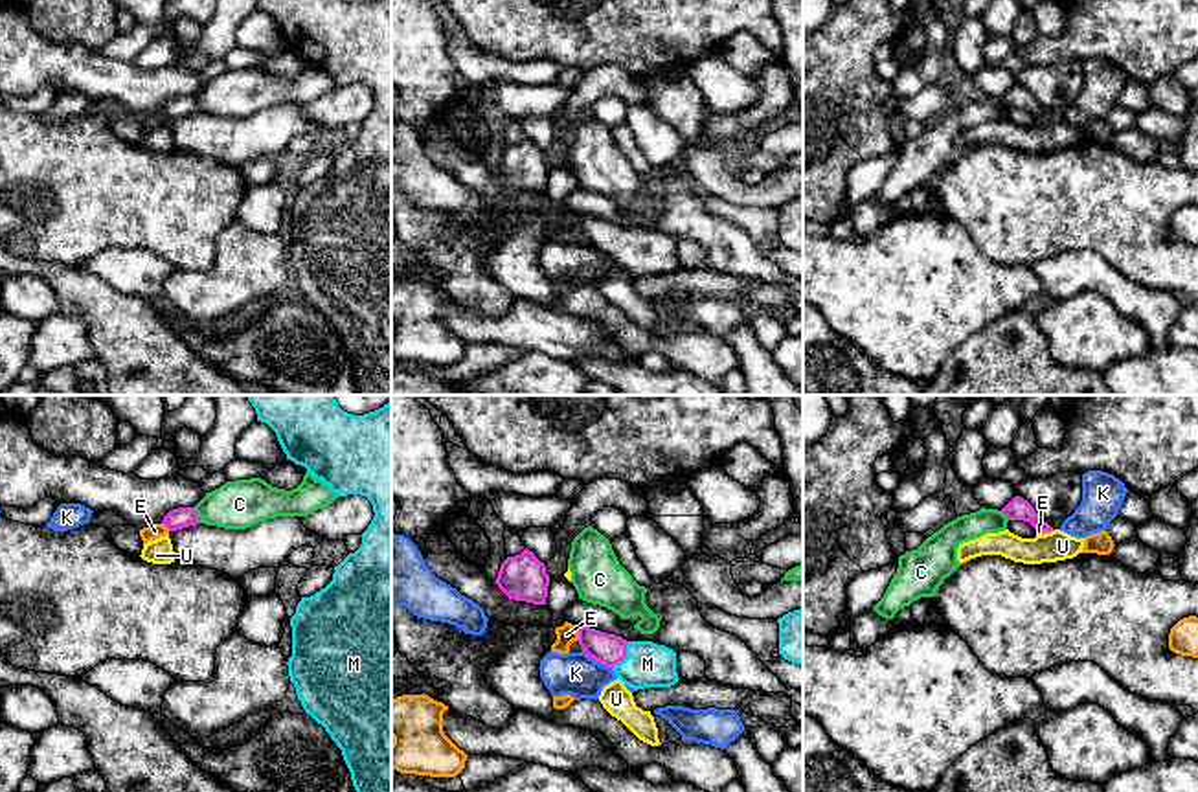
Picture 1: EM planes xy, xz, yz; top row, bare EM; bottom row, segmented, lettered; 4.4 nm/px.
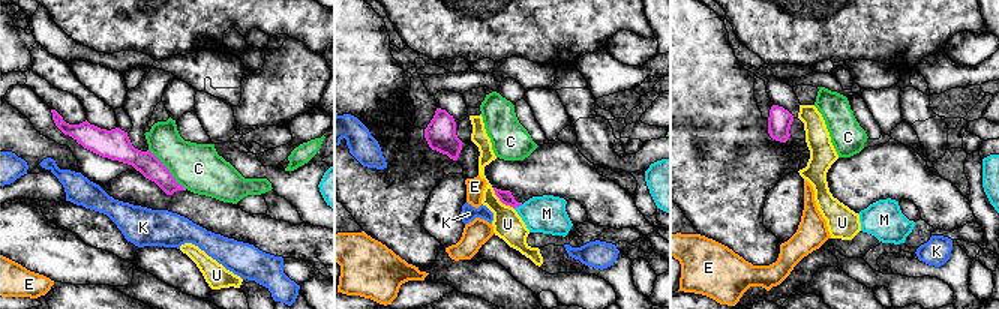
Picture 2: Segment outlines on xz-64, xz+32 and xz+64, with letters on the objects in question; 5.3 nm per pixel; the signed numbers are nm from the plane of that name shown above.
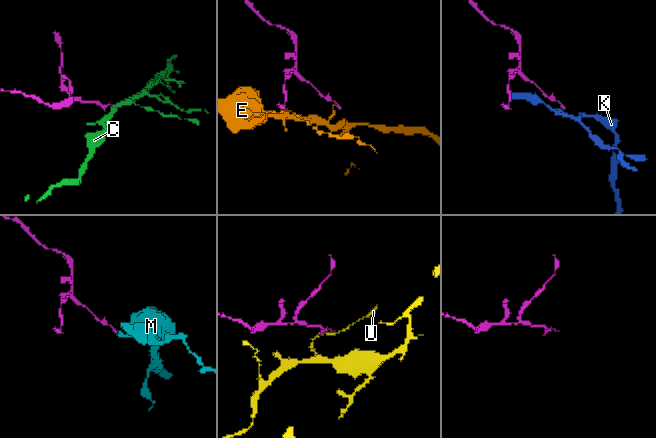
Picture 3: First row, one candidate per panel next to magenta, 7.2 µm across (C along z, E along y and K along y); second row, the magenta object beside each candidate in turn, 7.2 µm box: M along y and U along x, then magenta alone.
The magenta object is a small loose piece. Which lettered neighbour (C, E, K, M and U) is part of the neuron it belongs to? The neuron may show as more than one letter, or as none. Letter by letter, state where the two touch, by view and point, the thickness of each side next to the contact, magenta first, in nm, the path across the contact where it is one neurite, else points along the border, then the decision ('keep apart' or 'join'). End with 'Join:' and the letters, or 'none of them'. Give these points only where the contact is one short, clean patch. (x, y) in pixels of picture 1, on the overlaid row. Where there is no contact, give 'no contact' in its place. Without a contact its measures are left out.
C: meets magenta in xy at (197, 515); 90 nm thick on the magenta side, 220 nm on the other; border along xy (193, 508), (203, 522); keep apart
E: meets magenta in xz at (579, 634); 140 nm thick on the magenta side, 90 nm on the other; border along xz (579, 627), (576, 640); keep apart
K: meets magenta in xz at (596, 660); 140 nm thick on the magenta side, 190 nm on the other; border along xz (581, 651), (610, 669); keep apart
M: meets magenta in xz at (625, 656); 140 nm thick on the magenta side, 200 nm on the other; runs through xz (609, 649), (625, 656), (636, 664), (647, 664); join
U: meets magenta in yz at (1051, 530); 100 nm thick on the magenta side, 130 nm on the other; keep apart
Join: M

